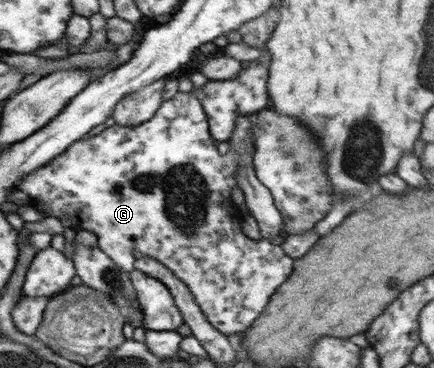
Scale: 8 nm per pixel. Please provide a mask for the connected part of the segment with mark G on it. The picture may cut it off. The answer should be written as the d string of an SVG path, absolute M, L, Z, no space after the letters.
M178 91L172 98L162 103L152 119L144 123L135 126L123 126L115 123L99 134L84 136L73 147L68 148L66 152L58 156L53 163L46 164L46 167L38 168L38 171L30 172L30 175L24 176L19 189L29 198L44 201L42 207L46 207L46 209L43 210L43 216L62 217L62 219L68 219L76 231L86 230L96 233L99 249L103 249L104 253L111 257L122 270L127 272L135 270L135 261L138 259L136 251L144 256L161 261L190 288L204 315L218 331L227 336L236 335L236 333L245 332L254 325L256 319L262 315L262 311L265 311L268 303L272 301L272 295L278 291L278 287L281 287L282 283L286 283L293 275L295 263L292 257L288 257L286 253L282 252L280 244L274 245L272 241L264 238L260 240L250 239L242 233L242 214L239 214L236 205L234 205L234 189L239 188L238 156L235 153L241 151L230 148L230 151L222 153L222 149L218 149L219 142L214 139L214 134L209 128L209 115L202 105L201 98L197 96L195 91L188 93Z

